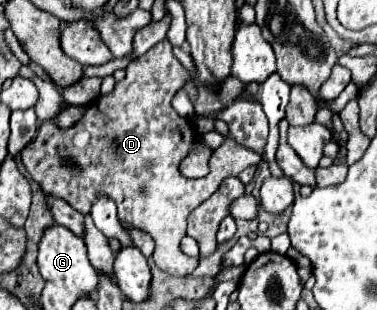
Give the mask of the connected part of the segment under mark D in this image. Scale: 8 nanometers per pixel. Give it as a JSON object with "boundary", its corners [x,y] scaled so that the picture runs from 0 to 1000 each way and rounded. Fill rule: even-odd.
{"boundary":[[[432,126],[427,139],[416,139],[411,152],[401,152],[385,177],[374,177],[363,197],[342,203],[337,216],[337,248],[326,261],[310,268],[310,281],[300,287],[300,300],[273,306],[257,319],[257,339],[231,345],[225,377],[188,416],[151,416],[141,403],[141,390],[114,390],[103,410],[103,429],[93,442],[93,455],[82,455],[66,481],[77,494],[77,506],[56,506],[61,532],[72,539],[77,565],[114,603],[119,623],[130,623],[130,635],[151,635],[178,648],[194,674],[204,674],[210,687],[231,694],[241,674],[241,655],[252,648],[257,623],[273,616],[284,623],[305,655],[310,655],[310,694],[316,713],[342,713],[358,739],[385,745],[406,765],[411,777],[411,816],[406,816],[406,842],[443,881],[454,887],[507,887],[517,874],[517,861],[528,855],[528,835],[507,835],[475,803],[475,784],[491,758],[496,739],[496,700],[501,687],[528,668],[544,642],[554,642],[581,590],[607,571],[607,565],[634,565],[645,545],[666,539],[666,532],[687,532],[692,500],[655,481],[650,468],[629,461],[623,448],[602,442],[570,487],[560,506],[560,558],[538,577],[491,577],[485,565],[475,565],[475,526],[480,513],[501,494],[501,481],[517,461],[517,429],[507,416],[507,390],[485,384],[469,371],[469,358],[454,345],[454,319],[459,306],[485,281],[485,255],[501,248],[501,229],[459,184],[454,171],[454,139],[443,126]],[[225,416],[236,429],[236,468],[225,481],[204,481],[194,468],[194,435],[199,423]],[[167,513],[188,513],[199,532],[199,545],[162,532]]]}

